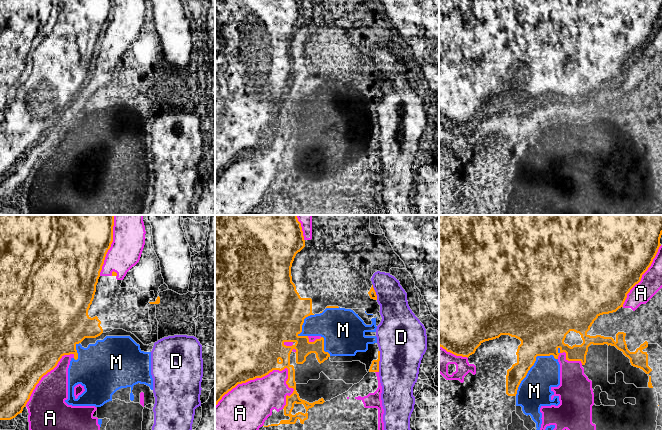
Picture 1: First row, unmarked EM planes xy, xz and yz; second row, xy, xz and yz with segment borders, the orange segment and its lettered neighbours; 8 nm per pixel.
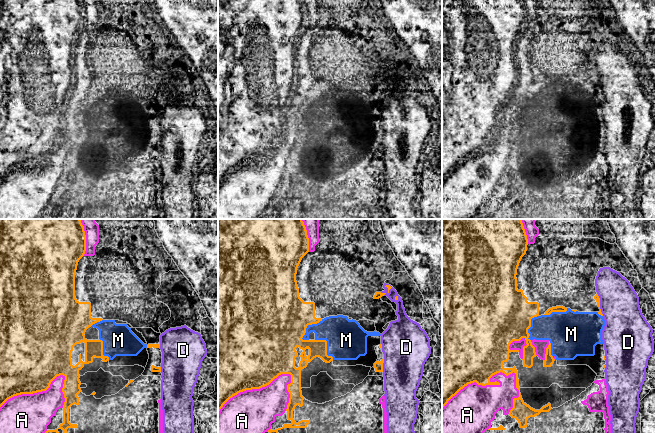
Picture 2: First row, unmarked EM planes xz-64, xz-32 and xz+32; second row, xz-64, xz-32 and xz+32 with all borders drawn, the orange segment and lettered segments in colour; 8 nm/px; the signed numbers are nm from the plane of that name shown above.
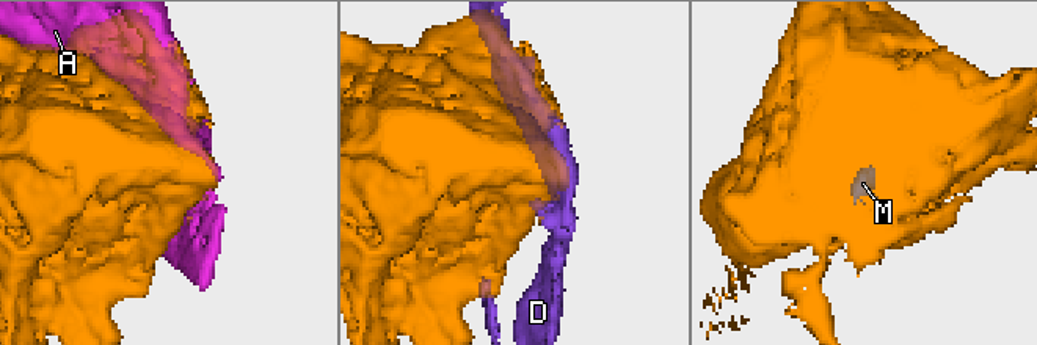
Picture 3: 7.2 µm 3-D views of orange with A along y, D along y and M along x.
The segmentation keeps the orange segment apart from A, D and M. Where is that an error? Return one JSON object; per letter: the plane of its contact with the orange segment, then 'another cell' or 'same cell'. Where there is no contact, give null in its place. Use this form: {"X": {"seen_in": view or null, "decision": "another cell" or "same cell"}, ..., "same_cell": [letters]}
{"A": {"seen_in": "xz", "decision": "another cell"}, "D": {"seen_in": "xz", "decision": "another cell"}, "M": {"seen_in": "yz", "decision": "another cell"}, "same_cell": []}

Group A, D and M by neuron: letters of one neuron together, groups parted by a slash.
A M / D

